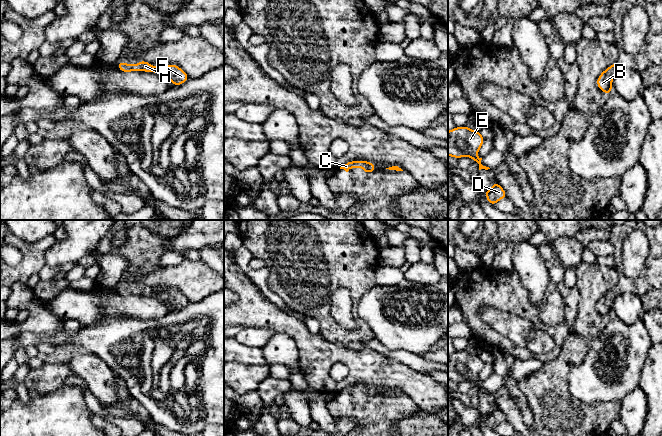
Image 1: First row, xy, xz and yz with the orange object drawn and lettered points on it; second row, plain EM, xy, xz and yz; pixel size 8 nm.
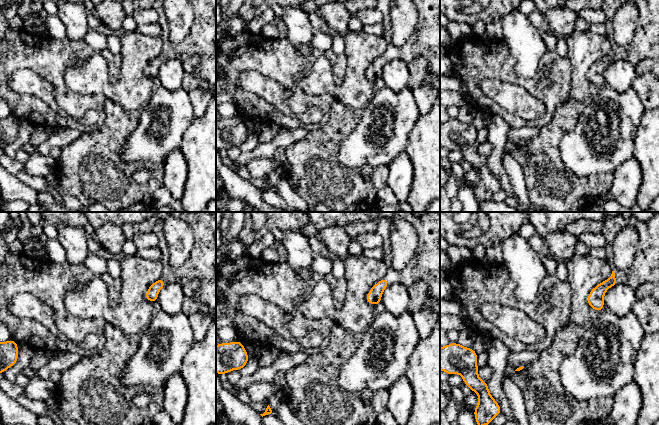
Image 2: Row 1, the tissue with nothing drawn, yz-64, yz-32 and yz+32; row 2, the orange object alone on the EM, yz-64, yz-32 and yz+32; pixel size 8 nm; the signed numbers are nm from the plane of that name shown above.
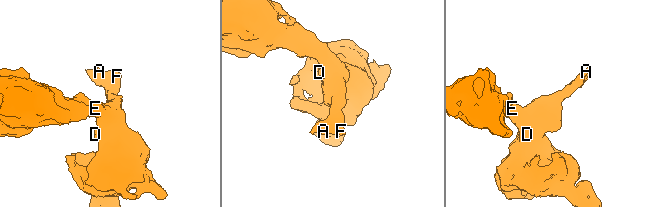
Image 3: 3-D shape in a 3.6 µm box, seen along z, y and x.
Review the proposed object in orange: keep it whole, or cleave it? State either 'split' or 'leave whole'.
leave whole

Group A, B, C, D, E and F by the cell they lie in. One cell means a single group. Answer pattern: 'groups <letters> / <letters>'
groups A B C D E F

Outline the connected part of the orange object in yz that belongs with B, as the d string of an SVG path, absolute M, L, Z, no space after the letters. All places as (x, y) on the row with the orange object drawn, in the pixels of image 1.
M616 62L605 69L597 78L596 84L598 88L607 95L611 94L613 78L620 70L621 65Z

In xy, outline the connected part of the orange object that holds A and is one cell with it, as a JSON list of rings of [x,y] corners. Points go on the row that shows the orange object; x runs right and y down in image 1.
[[[140,60],[139,64],[127,64],[125,62],[118,62],[117,65],[118,70],[125,73],[132,71],[154,72],[164,78],[170,79],[174,86],[179,86],[189,79],[187,73],[179,66],[174,64],[156,67],[151,65],[149,62]]]

